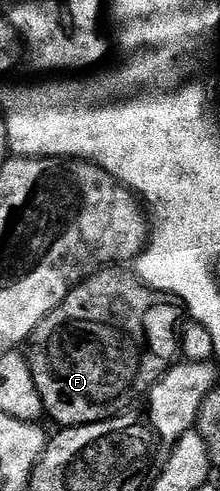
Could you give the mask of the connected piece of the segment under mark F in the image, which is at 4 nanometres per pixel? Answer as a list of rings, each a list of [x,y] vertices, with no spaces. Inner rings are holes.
[[[119,269],[96,270],[94,273],[88,275],[83,282],[73,287],[70,293],[65,297],[65,301],[61,301],[61,305],[57,305],[57,309],[53,309],[53,313],[49,313],[45,316],[41,321],[41,325],[37,325],[37,329],[31,334],[29,340],[29,348],[31,347],[31,351],[29,350],[29,360],[33,385],[37,387],[37,393],[43,402],[46,418],[48,420],[51,418],[53,422],[60,423],[61,426],[67,427],[66,429],[88,427],[90,423],[105,423],[114,420],[114,415],[117,414],[118,411],[125,410],[134,399],[139,399],[142,395],[144,398],[144,396],[150,392],[151,388],[171,370],[173,364],[176,362],[177,356],[180,354],[180,308],[176,306],[174,302],[160,297],[156,292],[152,291],[150,287],[144,287],[130,270],[127,270],[128,272],[115,270]]]

